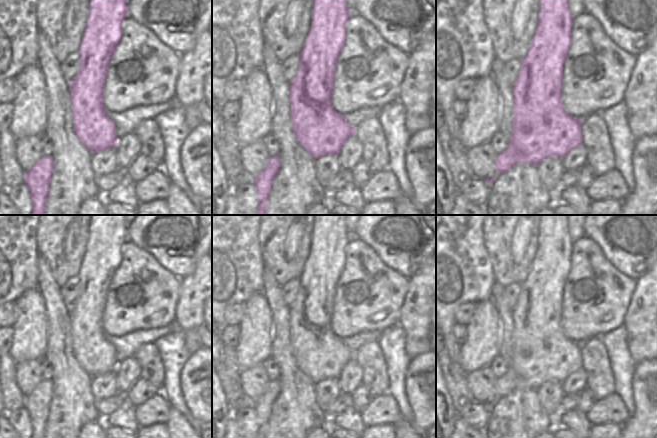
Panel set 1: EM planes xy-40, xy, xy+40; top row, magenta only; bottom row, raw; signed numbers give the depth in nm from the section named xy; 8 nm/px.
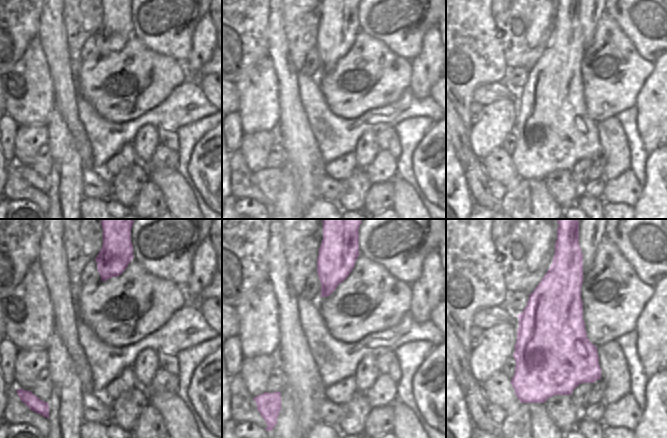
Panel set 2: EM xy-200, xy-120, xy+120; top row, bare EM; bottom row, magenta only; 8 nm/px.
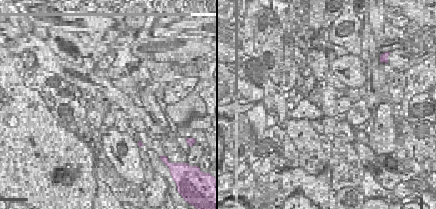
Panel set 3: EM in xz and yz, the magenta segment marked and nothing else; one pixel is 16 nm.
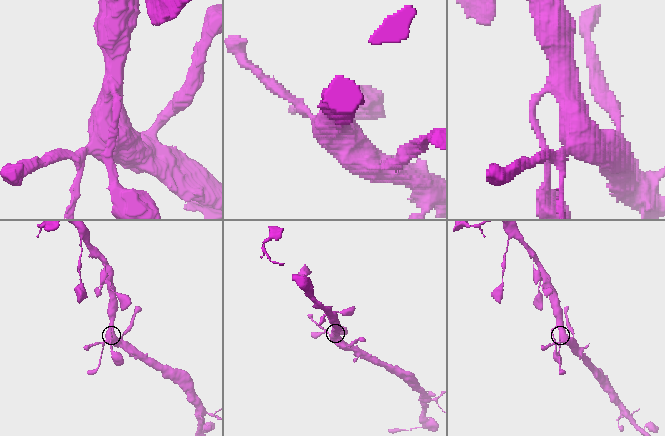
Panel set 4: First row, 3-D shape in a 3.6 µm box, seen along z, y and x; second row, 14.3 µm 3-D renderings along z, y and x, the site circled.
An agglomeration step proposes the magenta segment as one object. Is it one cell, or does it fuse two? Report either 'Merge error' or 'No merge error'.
Merge error

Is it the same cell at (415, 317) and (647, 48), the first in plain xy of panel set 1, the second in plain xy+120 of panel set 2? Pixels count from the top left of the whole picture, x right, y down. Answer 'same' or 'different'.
different

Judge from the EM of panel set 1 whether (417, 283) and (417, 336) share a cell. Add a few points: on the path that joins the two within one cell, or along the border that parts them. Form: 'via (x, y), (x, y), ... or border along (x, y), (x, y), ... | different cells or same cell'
via (418, 296), (417, 323) | same cell

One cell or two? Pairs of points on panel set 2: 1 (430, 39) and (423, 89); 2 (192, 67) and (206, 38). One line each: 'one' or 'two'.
1: one
2: one

